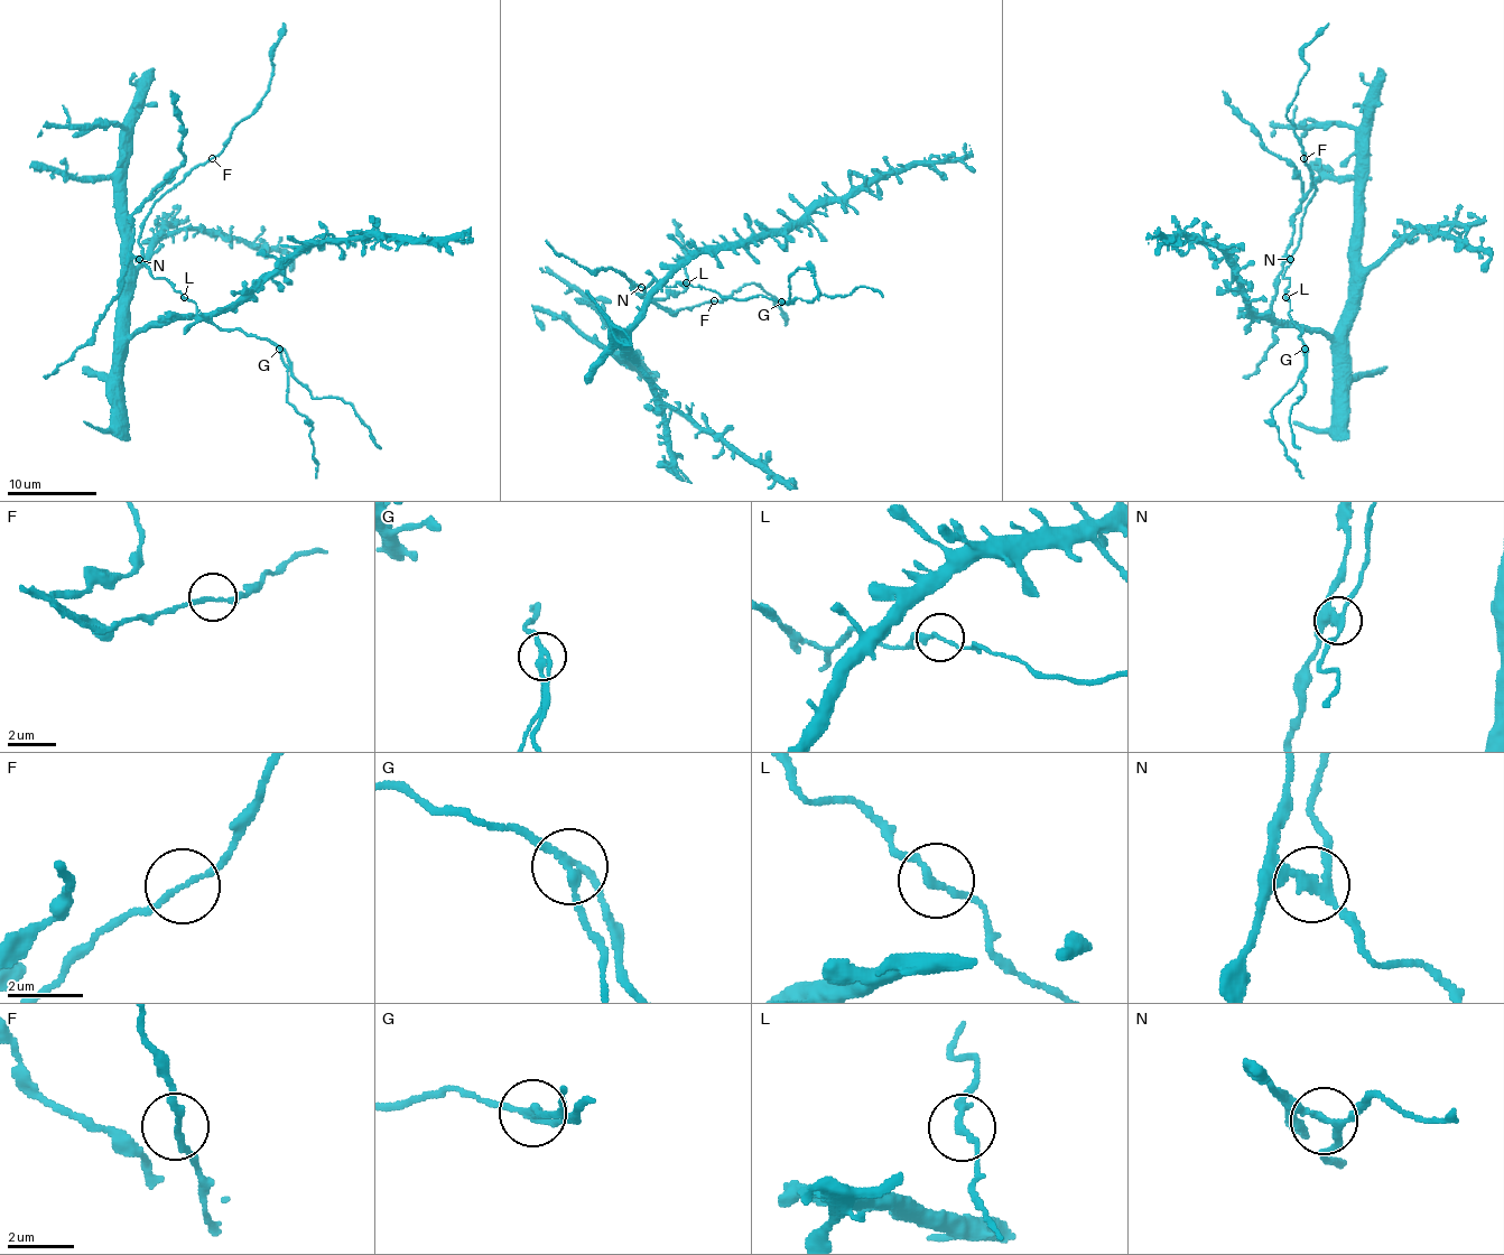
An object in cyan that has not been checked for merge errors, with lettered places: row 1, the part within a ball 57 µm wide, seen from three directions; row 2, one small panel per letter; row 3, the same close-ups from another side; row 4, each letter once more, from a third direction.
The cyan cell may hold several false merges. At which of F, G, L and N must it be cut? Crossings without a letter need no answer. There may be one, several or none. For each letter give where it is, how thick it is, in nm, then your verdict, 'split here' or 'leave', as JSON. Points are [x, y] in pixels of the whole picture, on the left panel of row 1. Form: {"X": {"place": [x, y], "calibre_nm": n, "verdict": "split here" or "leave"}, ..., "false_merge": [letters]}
{"F": {"place": [212, 158], "calibre_nm": 140, "verdict": "leave"}, "G": {"place": [279, 349], "calibre_nm": 200, "verdict": "split here"}, "L": {"place": [184, 297], "calibre_nm": 190, "verdict": "leave"}, "N": {"place": [139, 259], "calibre_nm": 190, "verdict": "split here"}, "false_merge": ["G", "N"]}

